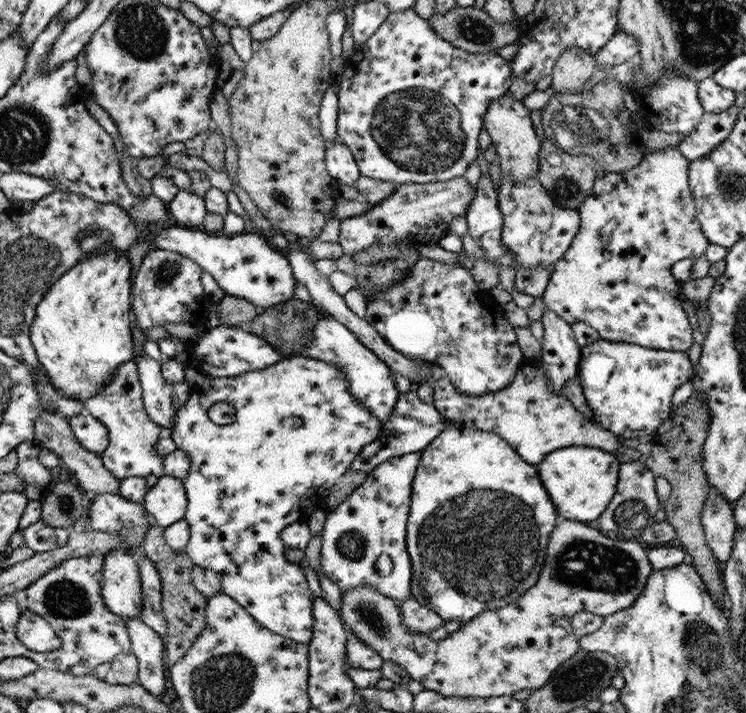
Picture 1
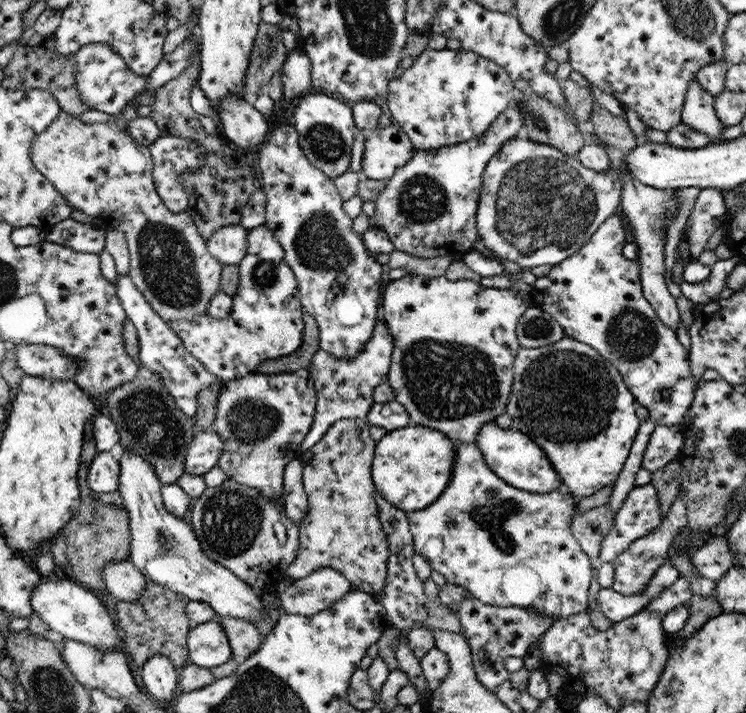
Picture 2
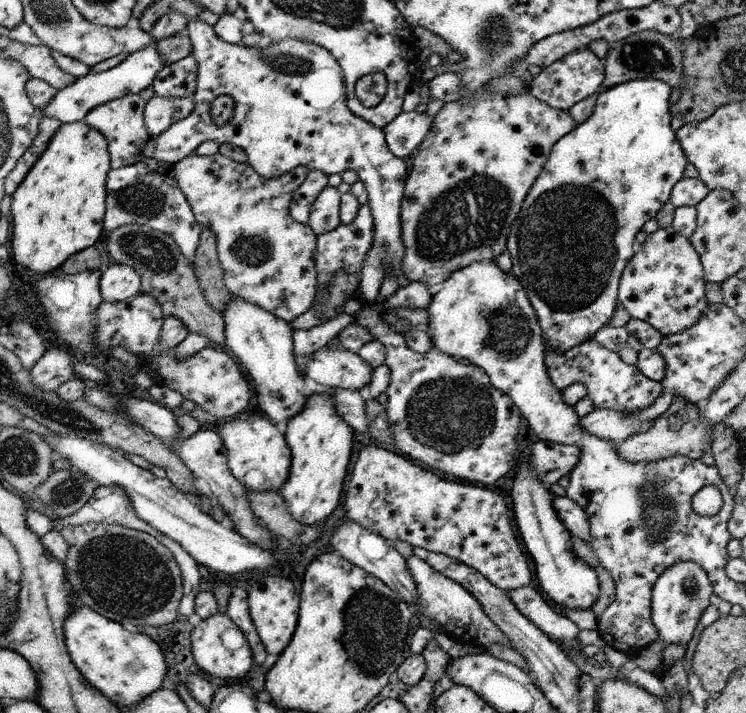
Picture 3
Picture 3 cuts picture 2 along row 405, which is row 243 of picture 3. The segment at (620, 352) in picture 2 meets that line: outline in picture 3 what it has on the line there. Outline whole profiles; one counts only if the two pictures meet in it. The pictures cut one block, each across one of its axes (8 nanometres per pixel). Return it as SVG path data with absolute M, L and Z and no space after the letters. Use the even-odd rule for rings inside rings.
M662 228L647 236L640 251L635 252L624 268L619 281L617 301L622 304L631 319L639 319L651 325L663 336L682 333L695 326L708 311L709 303L706 297L706 281L698 252L692 247L688 238L675 232L674 228Z

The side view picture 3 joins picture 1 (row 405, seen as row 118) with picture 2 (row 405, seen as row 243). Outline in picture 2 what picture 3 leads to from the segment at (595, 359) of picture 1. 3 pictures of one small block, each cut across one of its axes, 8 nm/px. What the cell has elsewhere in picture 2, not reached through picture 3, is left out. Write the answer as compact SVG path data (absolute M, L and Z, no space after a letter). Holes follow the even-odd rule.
M564 336L548 346L518 350L513 363L511 396L505 412L512 416L511 428L523 432L544 449L562 484L579 499L592 496L619 478L640 426L635 402L616 367L588 344Z

